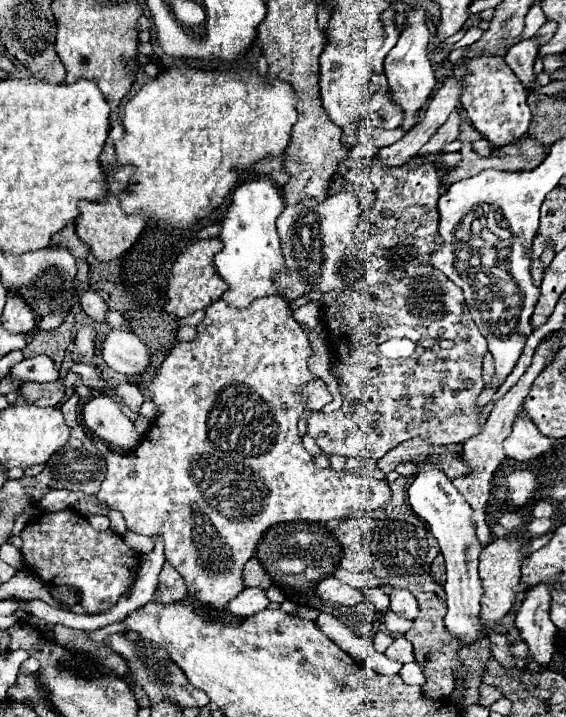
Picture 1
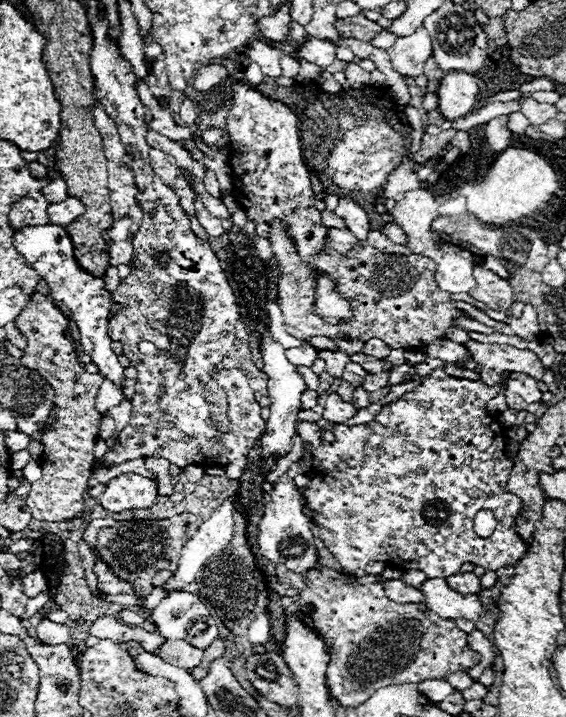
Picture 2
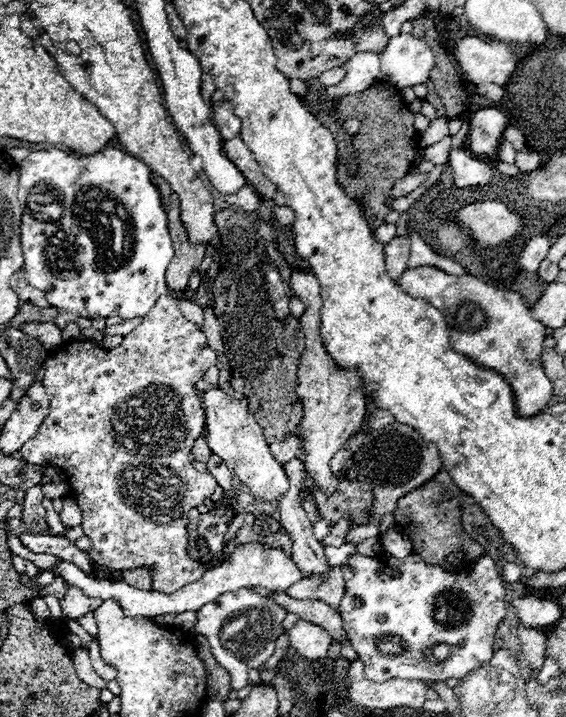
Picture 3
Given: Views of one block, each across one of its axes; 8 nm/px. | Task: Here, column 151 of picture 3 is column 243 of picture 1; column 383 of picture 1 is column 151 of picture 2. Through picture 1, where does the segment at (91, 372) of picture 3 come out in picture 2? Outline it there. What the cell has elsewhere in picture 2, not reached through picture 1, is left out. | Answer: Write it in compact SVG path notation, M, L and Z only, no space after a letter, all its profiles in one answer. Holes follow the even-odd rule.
M120 474L106 482L106 490L96 498L98 504L110 512L150 508L158 498L158 486L154 480L140 474Z

